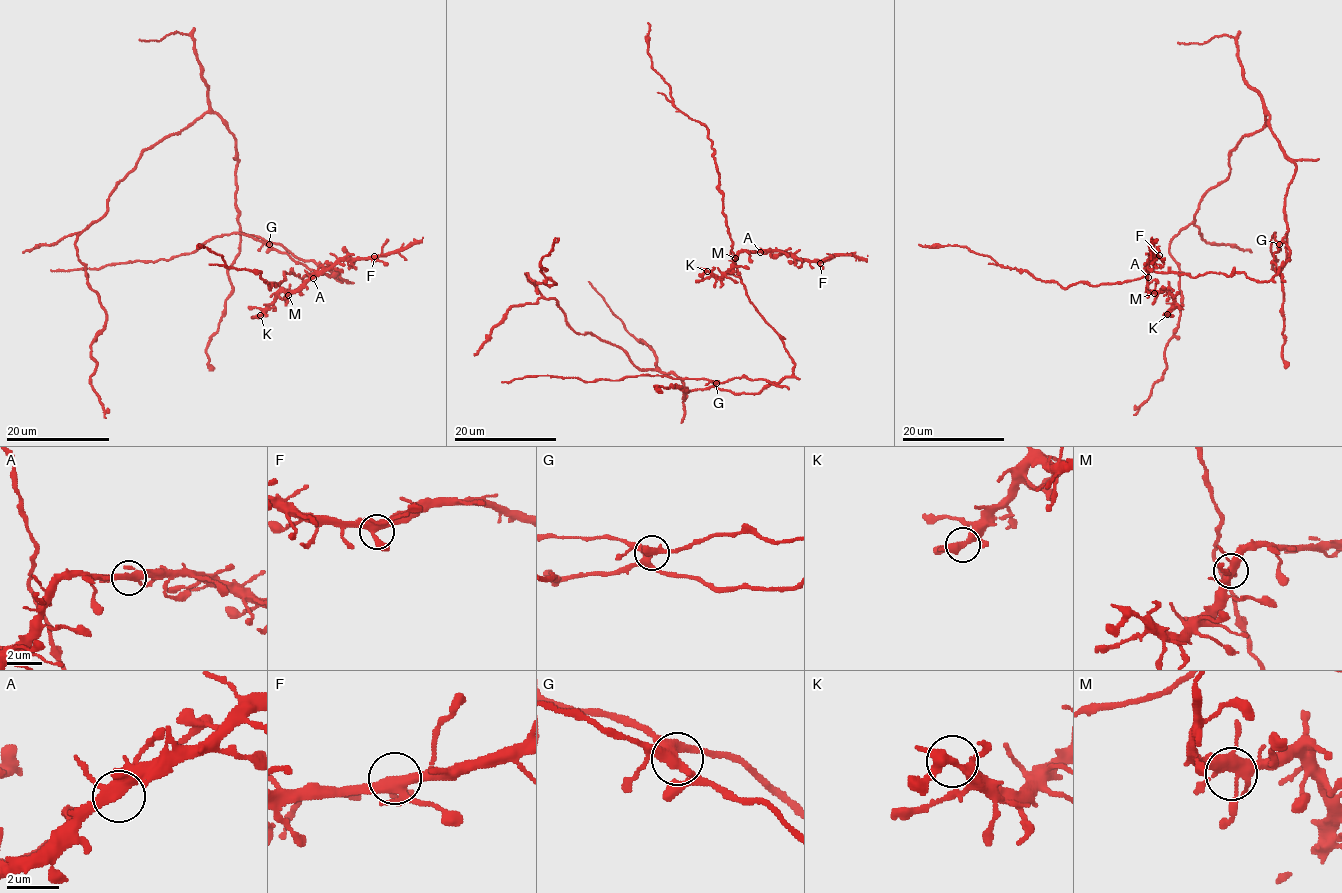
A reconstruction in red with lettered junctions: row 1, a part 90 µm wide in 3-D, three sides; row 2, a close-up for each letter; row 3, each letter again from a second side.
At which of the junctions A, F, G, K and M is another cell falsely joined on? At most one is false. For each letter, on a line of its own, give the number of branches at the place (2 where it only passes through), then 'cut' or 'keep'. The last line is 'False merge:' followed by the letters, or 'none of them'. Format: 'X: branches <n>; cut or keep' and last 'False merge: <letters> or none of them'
A: branches 4; keep
F: branches 5; keep
G: branches 5; cut
K: branches 4; keep
M: branches 6; keep
False merge: G

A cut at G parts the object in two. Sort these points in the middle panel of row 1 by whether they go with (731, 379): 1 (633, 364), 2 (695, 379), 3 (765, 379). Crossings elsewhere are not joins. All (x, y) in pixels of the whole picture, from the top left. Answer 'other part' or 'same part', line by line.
1: other part
2: same part
3: same part

